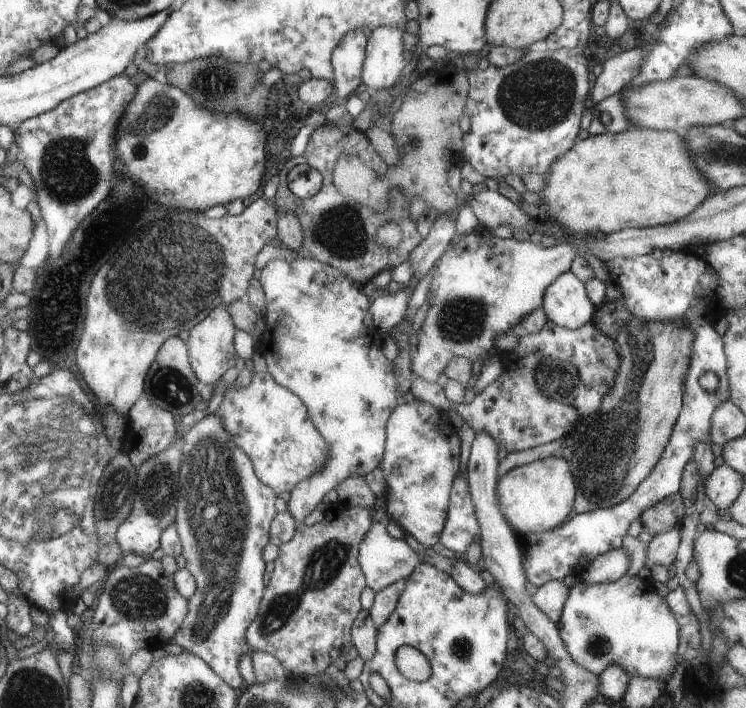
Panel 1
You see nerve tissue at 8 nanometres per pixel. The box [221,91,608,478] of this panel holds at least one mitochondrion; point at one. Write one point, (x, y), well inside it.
(339, 231)

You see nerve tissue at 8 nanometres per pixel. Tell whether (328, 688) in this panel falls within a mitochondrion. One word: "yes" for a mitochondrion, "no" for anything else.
no

